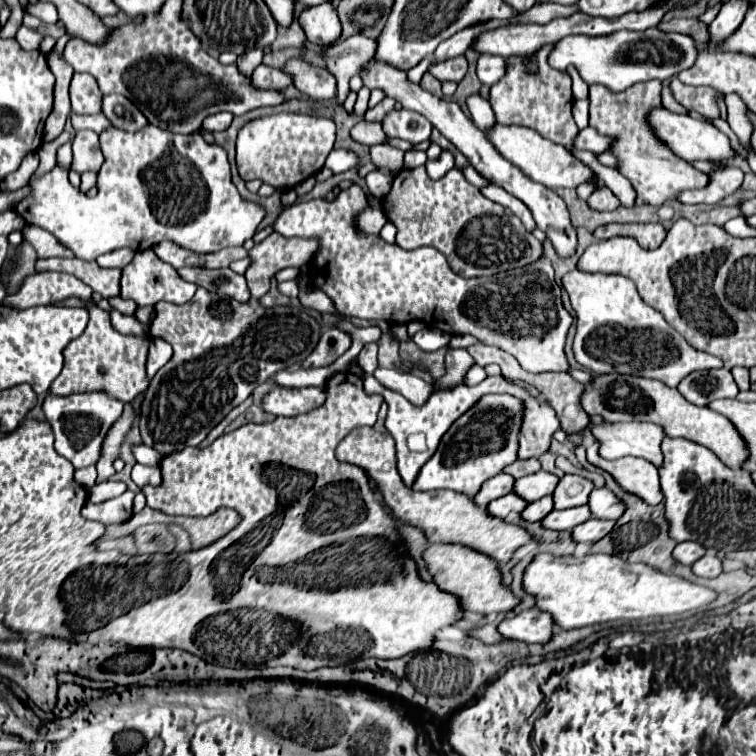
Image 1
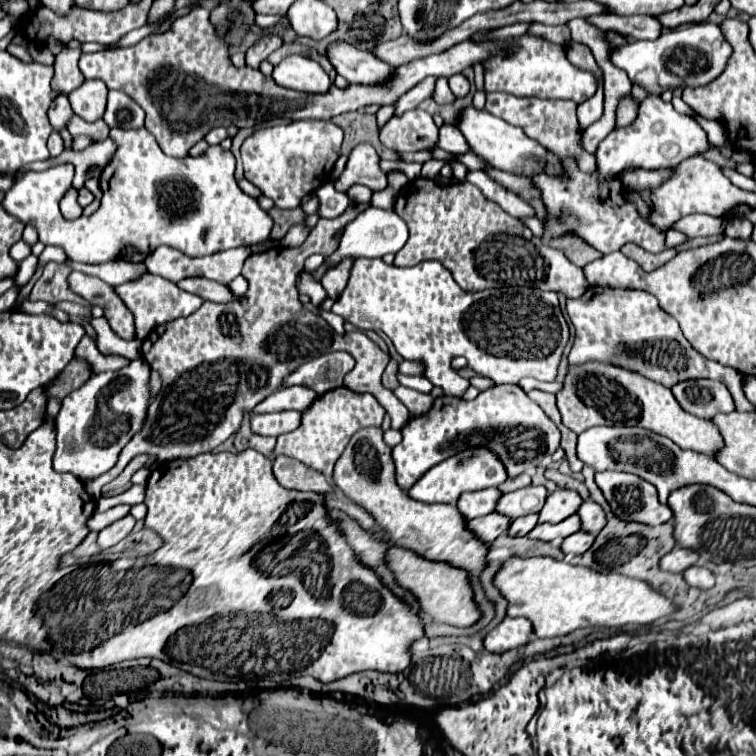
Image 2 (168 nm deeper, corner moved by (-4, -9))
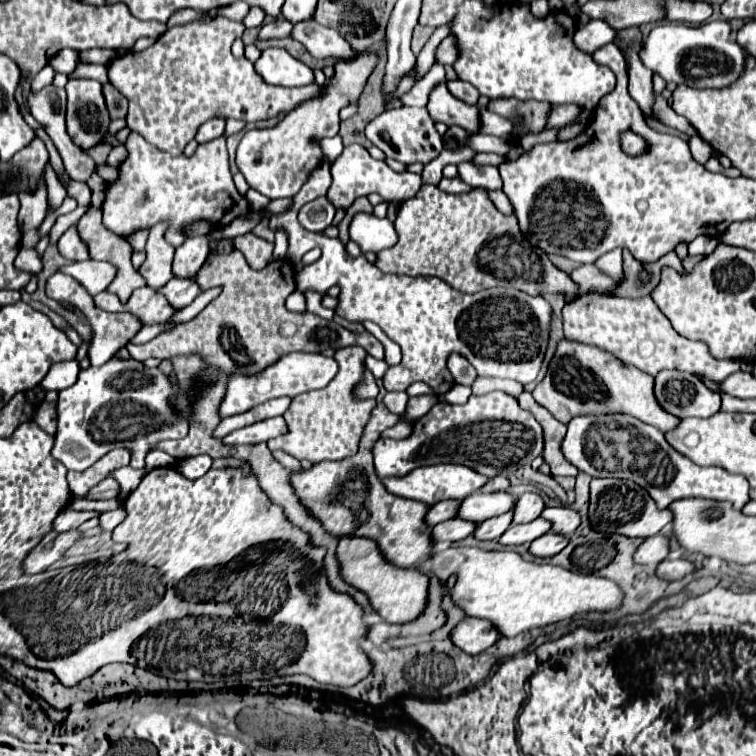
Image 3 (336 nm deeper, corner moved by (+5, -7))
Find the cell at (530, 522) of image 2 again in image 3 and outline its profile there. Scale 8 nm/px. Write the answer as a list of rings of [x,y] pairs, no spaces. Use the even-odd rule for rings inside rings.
[[[512,512],[488,518],[476,526],[472,536],[476,540],[498,540],[504,534],[504,530],[510,526],[510,522],[512,522]]]

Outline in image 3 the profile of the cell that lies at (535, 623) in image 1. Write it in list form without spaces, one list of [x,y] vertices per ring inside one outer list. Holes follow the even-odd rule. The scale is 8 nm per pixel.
[[[464,618],[450,632],[450,640],[466,654],[480,654],[488,650],[494,644],[494,640],[500,640],[500,636],[496,636],[496,628],[492,628],[486,620]]]

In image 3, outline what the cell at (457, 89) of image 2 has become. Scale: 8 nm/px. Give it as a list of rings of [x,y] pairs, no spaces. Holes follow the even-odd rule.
[[[462,80],[448,82],[448,90],[452,92],[452,96],[456,96],[458,100],[462,100],[466,104],[476,104],[478,102],[478,96],[480,96],[472,84],[462,82]]]

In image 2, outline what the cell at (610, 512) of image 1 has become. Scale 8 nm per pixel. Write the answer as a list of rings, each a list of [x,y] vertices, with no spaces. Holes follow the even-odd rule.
[[[585,500],[583,504],[581,504],[581,510],[579,510],[579,516],[581,516],[581,522],[583,522],[583,528],[581,530],[585,530],[585,532],[589,532],[589,534],[599,534],[601,532],[601,528],[605,526],[605,512],[603,512],[603,508],[597,504],[597,502],[593,502],[593,500]]]

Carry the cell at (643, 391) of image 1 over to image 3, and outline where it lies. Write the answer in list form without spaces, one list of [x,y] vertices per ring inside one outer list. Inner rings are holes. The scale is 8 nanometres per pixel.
[[[562,338],[558,342],[558,348],[554,352],[544,380],[532,390],[532,396],[540,406],[544,406],[556,420],[564,424],[568,424],[568,420],[578,414],[624,412],[666,432],[668,428],[674,428],[680,420],[664,412],[656,404],[652,384],[654,378],[650,374],[634,366],[626,366],[610,352],[604,352],[598,346]]]

